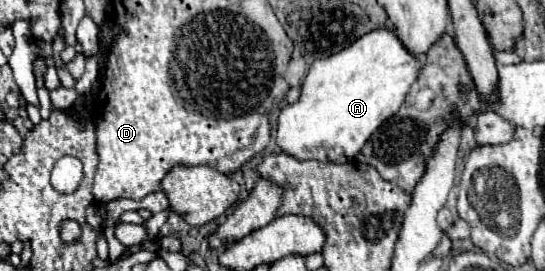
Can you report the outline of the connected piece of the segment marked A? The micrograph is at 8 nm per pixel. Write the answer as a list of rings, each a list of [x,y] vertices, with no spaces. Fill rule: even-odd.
[[[371,30],[349,48],[311,64],[301,98],[279,114],[277,144],[297,160],[351,162],[369,136],[399,110],[419,70],[421,58],[405,50],[395,30]]]

